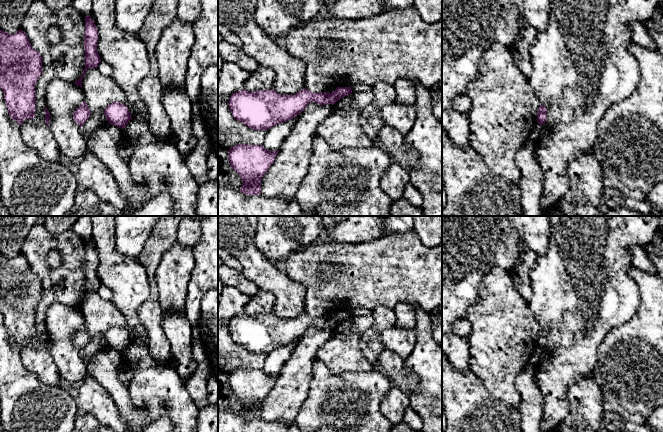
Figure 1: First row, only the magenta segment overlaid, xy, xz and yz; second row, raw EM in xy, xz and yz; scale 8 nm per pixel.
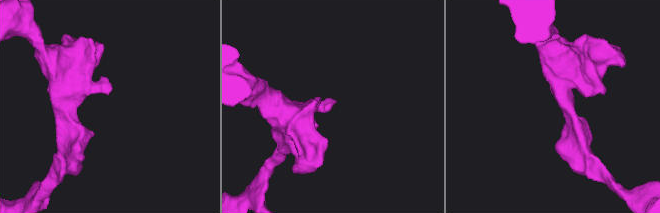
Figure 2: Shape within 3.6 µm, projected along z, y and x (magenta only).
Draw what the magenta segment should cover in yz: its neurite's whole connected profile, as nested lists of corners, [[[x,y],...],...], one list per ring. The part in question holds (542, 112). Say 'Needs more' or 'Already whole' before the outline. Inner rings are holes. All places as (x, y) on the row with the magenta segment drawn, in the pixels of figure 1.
Already whole. [[[540,105],[539,110],[538,110],[538,114],[537,114],[537,122],[540,125],[543,125],[546,121],[547,118],[547,110],[546,107],[543,105]]]

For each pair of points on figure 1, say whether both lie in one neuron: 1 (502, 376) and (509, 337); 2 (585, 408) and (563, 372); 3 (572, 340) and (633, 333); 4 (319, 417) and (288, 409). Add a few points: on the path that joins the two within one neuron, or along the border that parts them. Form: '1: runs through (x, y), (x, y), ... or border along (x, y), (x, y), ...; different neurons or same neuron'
1: runs through (502, 366), (502, 347); same neuron
2: border along (591, 372), (582, 376), (569, 387), (568, 403); different neurons
3: border along (625, 323), (610, 330), (598, 347), (597, 358); different neurons
4: border along (309, 391), (293, 421); different neurons

